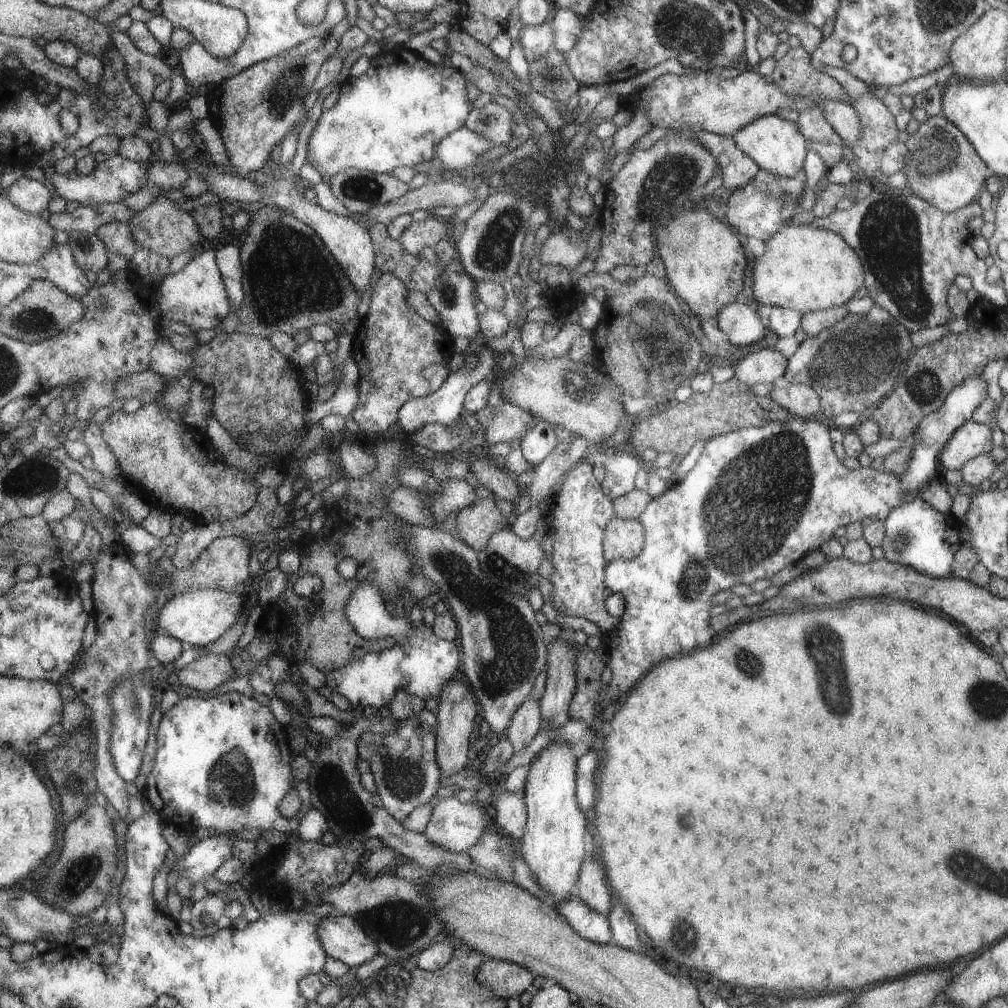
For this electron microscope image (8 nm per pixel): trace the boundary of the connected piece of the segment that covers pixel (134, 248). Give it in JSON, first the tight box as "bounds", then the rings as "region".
{"bounds":[96,220,139,262],"region":[[[117,220],[105,224],[96,234],[107,244],[111,253],[121,255],[129,262],[138,253],[139,246],[129,221]]]}

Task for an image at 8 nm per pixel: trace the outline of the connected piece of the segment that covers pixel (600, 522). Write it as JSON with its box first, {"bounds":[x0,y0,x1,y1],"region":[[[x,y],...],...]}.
{"bounds":[541,462,618,632],"region":[[[585,462],[569,470],[560,482],[559,491],[551,498],[541,527],[550,532],[553,548],[545,555],[543,576],[551,582],[549,600],[558,617],[580,617],[591,621],[604,632],[615,629],[618,619],[607,614],[604,608],[605,588],[602,556],[603,528],[614,517],[611,500],[602,492],[592,474],[593,467]]]}

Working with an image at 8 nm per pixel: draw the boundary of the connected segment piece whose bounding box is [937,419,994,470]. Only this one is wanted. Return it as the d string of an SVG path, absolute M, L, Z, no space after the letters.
M968 419L949 436L937 460L945 470L959 470L971 458L994 448L991 443L991 431L989 425L977 424Z

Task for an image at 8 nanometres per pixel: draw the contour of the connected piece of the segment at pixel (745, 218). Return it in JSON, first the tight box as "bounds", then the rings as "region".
{"bounds":[725,169,804,243],"region":[[[758,169],[754,178],[747,185],[741,186],[730,194],[725,203],[725,220],[735,233],[745,238],[754,238],[765,243],[776,231],[779,225],[785,224],[787,219],[797,214],[794,209],[798,205],[799,194],[802,193],[804,172],[801,170],[792,178],[775,177],[769,172]]]}

